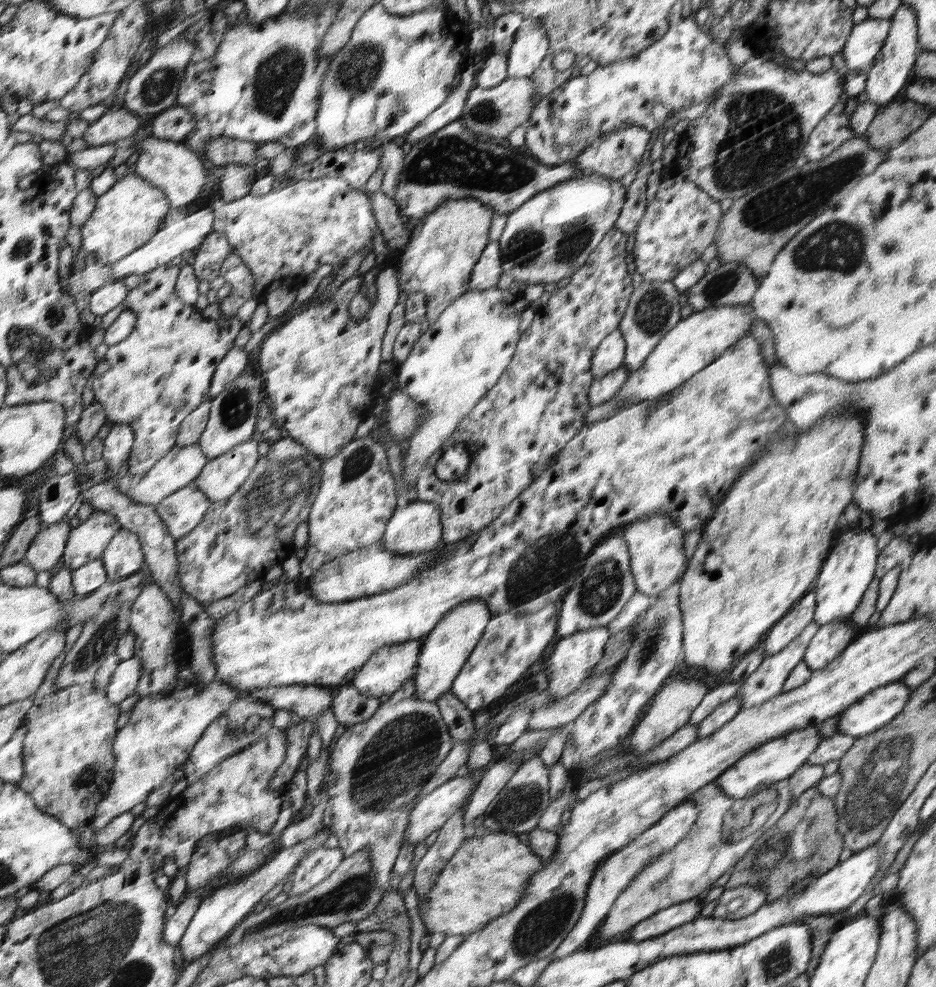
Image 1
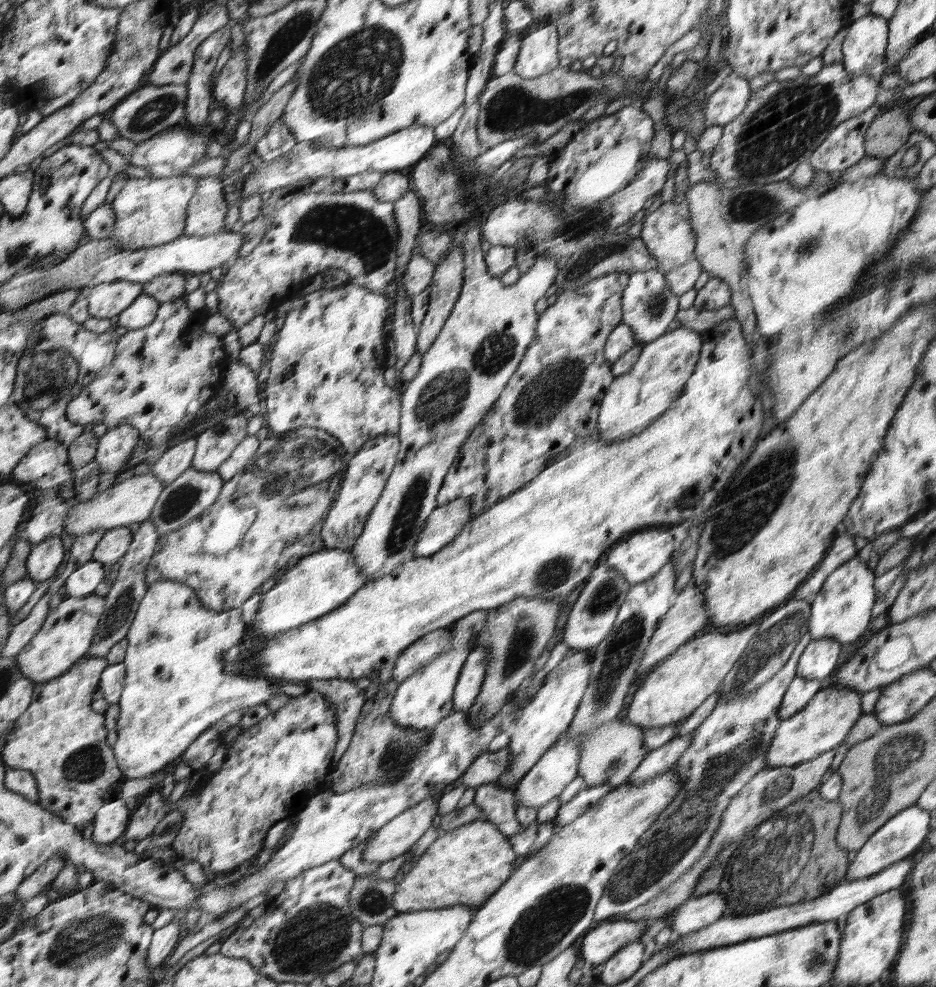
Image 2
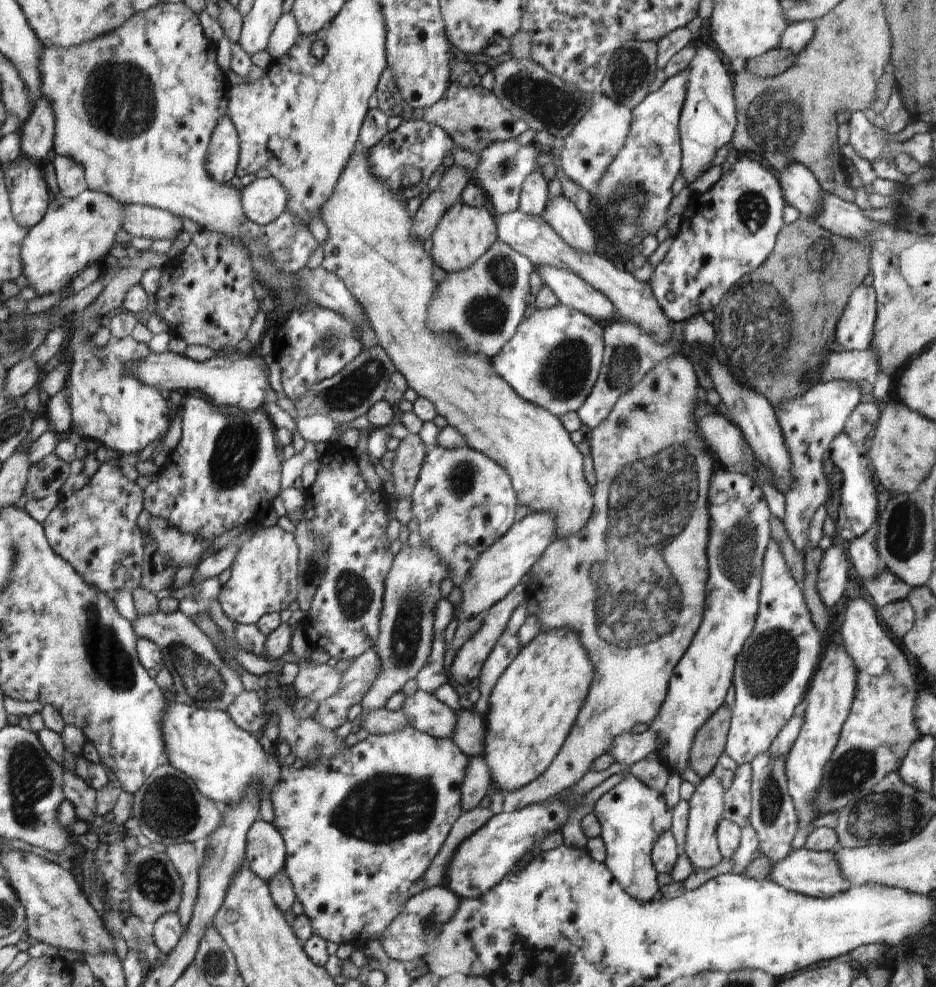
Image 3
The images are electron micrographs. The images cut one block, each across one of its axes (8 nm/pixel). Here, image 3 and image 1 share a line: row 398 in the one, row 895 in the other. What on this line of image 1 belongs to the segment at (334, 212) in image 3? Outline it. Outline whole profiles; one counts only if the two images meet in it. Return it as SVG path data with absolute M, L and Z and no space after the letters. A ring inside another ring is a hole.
M495 832L477 838L468 835L441 870L429 894L419 900L419 914L428 932L464 935L486 928L521 902L529 880L543 870L544 861L514 833Z

